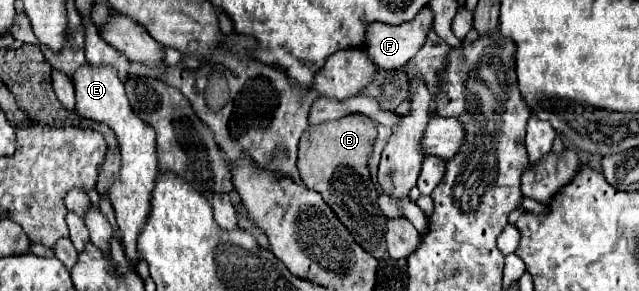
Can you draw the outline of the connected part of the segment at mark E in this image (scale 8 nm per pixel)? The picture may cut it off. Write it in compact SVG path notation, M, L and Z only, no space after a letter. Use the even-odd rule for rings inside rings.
M84 66L80 72L76 72L74 88L76 88L76 112L80 116L86 116L90 120L102 122L108 128L114 130L120 152L122 152L122 170L116 182L110 188L110 202L116 212L116 222L120 228L120 240L126 252L126 258L132 264L132 270L136 270L138 262L142 260L140 250L136 248L136 240L144 228L144 218L148 218L150 212L150 200L152 200L152 188L156 186L158 176L158 160L156 160L156 132L150 124L140 120L134 110L130 108L130 102L126 98L124 86L118 80L118 74L112 68L92 68Z

